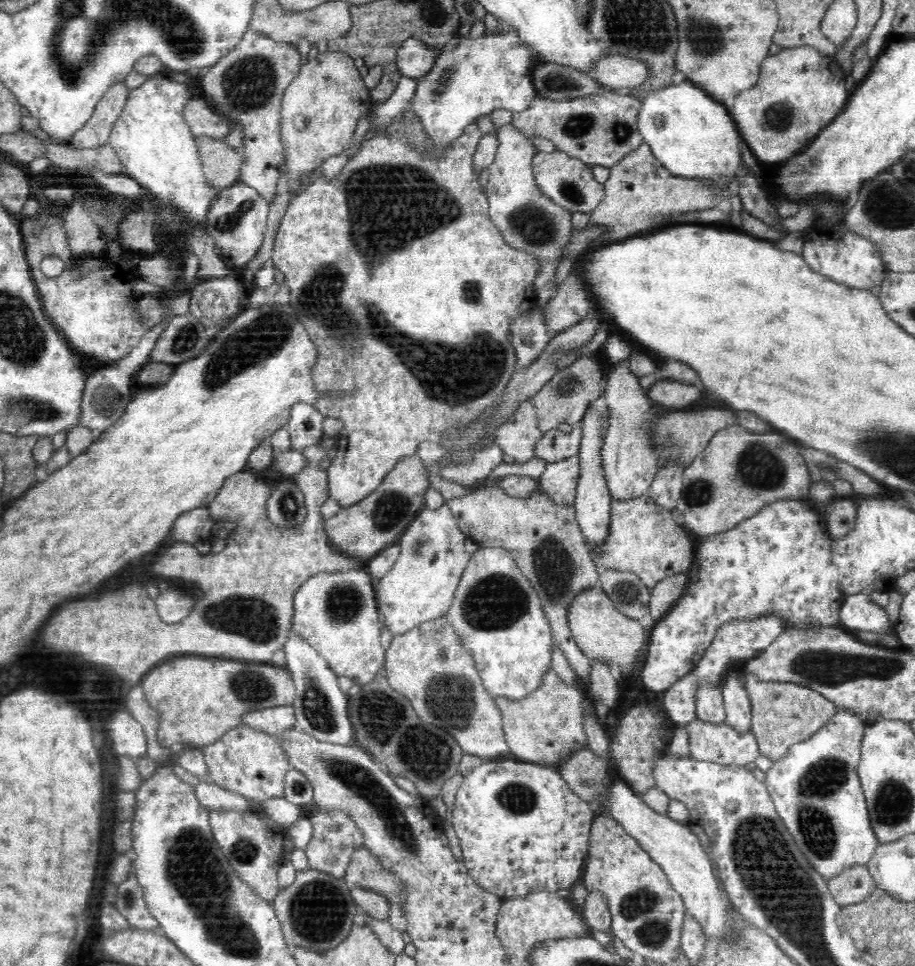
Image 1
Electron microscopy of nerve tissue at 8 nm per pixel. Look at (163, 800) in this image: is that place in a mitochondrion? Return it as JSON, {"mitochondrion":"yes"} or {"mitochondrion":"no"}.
{"mitochondrion":"no"}

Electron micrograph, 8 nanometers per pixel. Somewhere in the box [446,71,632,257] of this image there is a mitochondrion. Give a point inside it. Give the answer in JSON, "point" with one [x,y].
{"point":[529,222]}

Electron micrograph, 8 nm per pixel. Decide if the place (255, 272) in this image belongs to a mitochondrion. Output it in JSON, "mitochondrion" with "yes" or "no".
{"mitochondrion":"no"}

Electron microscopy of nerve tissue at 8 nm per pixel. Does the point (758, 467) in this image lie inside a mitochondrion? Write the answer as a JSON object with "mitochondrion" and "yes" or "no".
{"mitochondrion":"yes"}

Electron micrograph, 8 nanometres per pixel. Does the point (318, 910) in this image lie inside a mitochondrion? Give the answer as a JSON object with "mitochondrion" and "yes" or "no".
{"mitochondrion":"yes"}

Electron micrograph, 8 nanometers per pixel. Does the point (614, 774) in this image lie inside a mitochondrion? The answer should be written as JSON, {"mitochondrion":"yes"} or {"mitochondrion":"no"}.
{"mitochondrion":"no"}

